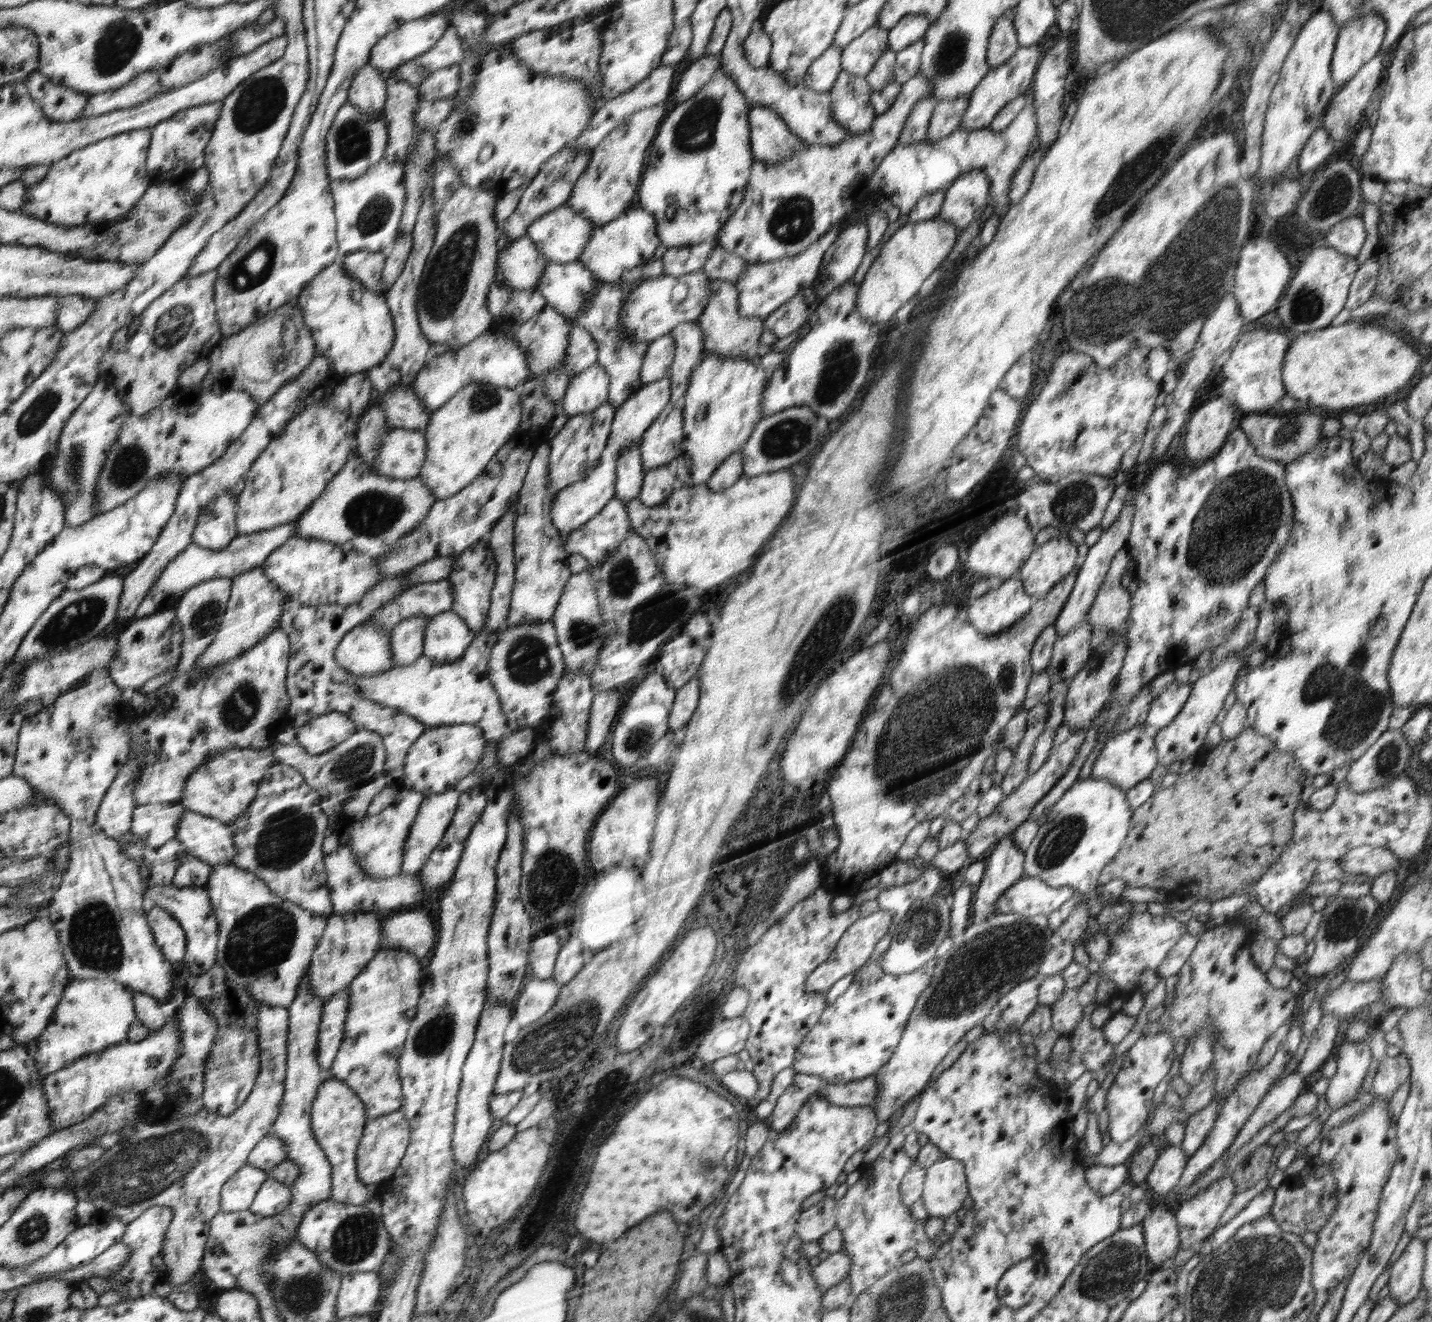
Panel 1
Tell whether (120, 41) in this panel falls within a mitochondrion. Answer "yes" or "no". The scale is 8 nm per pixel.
yes

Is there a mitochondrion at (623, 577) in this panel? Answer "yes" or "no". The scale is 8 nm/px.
yes

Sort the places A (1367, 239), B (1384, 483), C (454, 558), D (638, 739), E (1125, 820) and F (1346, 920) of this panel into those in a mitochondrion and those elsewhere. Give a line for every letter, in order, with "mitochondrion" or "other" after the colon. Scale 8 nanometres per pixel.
A: other
B: other
C: other
D: mitochondrion
E: other
F: mitochondrion

